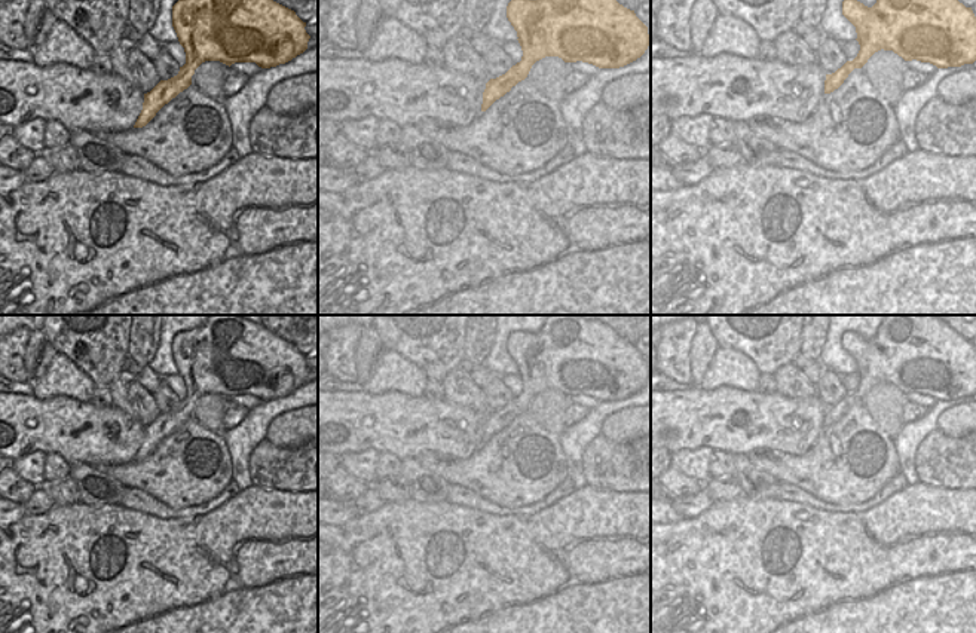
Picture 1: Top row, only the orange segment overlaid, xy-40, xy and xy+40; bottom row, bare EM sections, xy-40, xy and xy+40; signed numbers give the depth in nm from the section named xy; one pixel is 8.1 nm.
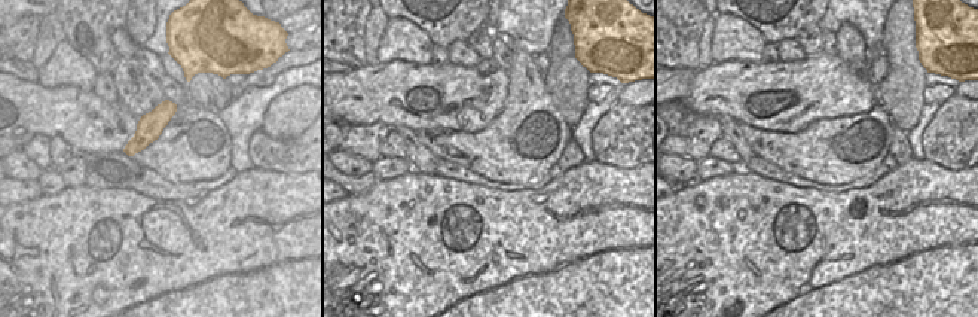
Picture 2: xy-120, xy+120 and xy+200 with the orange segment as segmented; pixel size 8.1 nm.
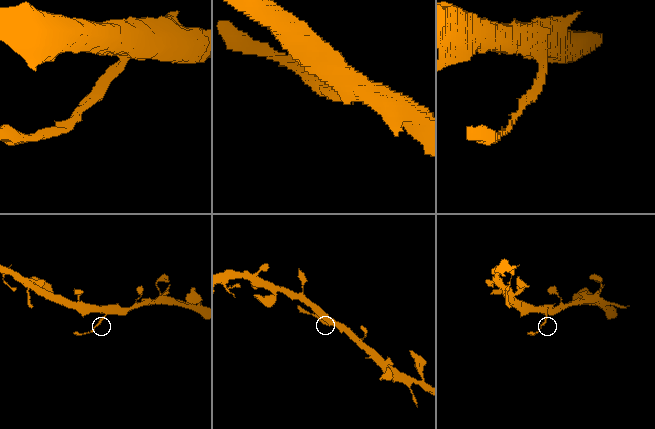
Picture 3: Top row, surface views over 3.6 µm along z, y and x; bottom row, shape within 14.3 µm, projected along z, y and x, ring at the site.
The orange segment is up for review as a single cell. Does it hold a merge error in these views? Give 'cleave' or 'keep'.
cleave

